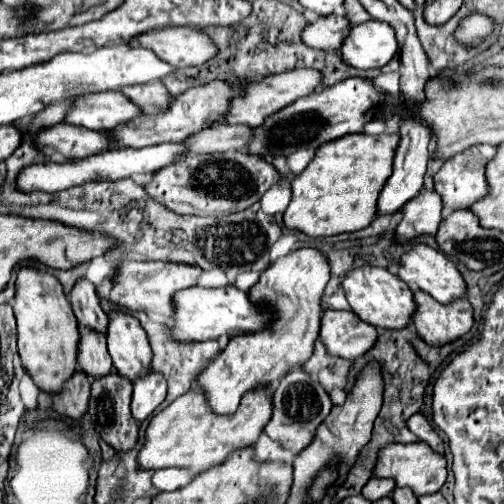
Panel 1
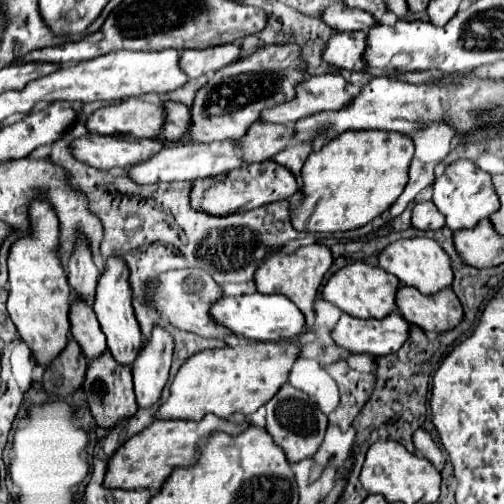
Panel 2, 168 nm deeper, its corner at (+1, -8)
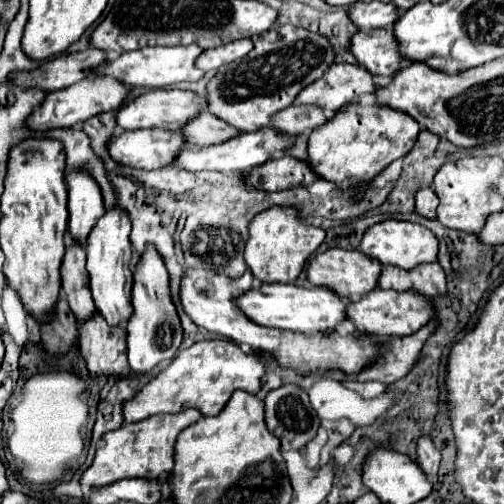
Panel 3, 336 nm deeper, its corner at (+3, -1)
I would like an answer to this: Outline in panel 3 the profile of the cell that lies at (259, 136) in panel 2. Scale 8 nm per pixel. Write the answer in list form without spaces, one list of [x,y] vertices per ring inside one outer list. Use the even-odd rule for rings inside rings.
[[[291,105],[289,109],[283,109],[273,117],[271,127],[283,135],[297,137],[297,135],[307,135],[313,129],[321,127],[325,123],[323,111],[317,105]]]

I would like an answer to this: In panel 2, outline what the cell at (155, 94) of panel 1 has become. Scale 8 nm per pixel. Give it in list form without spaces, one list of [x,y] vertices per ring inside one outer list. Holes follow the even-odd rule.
[[[165,102],[165,130],[163,136],[171,144],[181,144],[181,138],[191,128],[191,110],[179,102]]]

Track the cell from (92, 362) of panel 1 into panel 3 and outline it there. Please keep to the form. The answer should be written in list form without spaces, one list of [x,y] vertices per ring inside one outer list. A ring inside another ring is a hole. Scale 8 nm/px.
[[[69,243],[63,265],[61,265],[61,279],[63,279],[65,299],[73,315],[77,317],[77,321],[85,323],[93,319],[95,303],[89,291],[89,273],[85,269],[85,249],[83,247]]]

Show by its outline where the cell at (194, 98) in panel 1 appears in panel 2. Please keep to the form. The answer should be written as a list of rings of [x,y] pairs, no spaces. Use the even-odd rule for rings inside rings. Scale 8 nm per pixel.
[[[277,44],[257,48],[255,54],[233,62],[209,76],[209,82],[197,92],[191,114],[193,126],[187,142],[213,142],[213,140],[239,140],[247,128],[259,122],[265,108],[289,102],[295,96],[295,86],[305,80],[307,64],[301,60],[297,44]]]

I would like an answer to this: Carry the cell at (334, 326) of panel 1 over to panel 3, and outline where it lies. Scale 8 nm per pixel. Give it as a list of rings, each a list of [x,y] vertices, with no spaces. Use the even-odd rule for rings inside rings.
[[[375,289],[373,293],[367,293],[365,297],[361,297],[359,301],[349,303],[345,315],[347,315],[349,321],[353,321],[357,333],[385,339],[385,337],[413,335],[415,331],[419,331],[433,317],[433,309],[429,305],[429,299],[421,297],[419,293],[413,293],[413,291],[397,293],[397,291]]]

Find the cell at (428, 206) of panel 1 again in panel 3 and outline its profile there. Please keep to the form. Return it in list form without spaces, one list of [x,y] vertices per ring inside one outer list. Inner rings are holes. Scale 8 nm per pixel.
[[[429,187],[429,189],[419,189],[417,195],[415,195],[415,213],[427,217],[427,219],[435,219],[437,209],[439,205],[439,199],[435,195],[435,191]]]

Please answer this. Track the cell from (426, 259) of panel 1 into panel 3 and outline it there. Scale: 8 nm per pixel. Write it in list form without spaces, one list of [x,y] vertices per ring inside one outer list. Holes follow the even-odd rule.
[[[395,219],[373,225],[371,229],[365,231],[361,241],[361,251],[365,255],[379,259],[383,265],[395,265],[405,271],[411,271],[423,263],[437,263],[437,249],[439,249],[439,241],[433,233],[429,233],[429,229],[417,223],[395,221]]]

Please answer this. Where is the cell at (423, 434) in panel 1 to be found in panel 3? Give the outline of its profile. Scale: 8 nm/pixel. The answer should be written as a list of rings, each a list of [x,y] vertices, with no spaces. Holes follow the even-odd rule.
[[[425,435],[419,437],[419,441],[417,441],[417,463],[429,479],[433,479],[437,475],[437,469],[441,463],[441,453],[433,445],[433,441]]]

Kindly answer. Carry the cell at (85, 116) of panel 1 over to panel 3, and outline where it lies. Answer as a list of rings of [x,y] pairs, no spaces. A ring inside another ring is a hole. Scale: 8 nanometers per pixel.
[[[151,89],[137,99],[125,103],[117,111],[117,125],[121,129],[169,129],[177,131],[193,113],[199,111],[195,105],[195,93],[179,89]]]

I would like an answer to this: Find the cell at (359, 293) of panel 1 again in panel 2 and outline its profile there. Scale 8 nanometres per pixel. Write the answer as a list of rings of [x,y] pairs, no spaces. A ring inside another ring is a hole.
[[[351,262],[337,270],[327,280],[327,284],[321,290],[321,296],[355,318],[385,318],[397,308],[395,304],[397,288],[399,280],[395,280],[395,276],[391,276],[389,272],[383,272],[383,268],[365,262]]]

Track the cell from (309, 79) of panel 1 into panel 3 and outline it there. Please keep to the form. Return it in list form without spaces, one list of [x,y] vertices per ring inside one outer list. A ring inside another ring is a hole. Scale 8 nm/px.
[[[331,65],[319,81],[307,85],[293,105],[317,105],[339,111],[363,93],[373,93],[373,77],[359,65]]]

